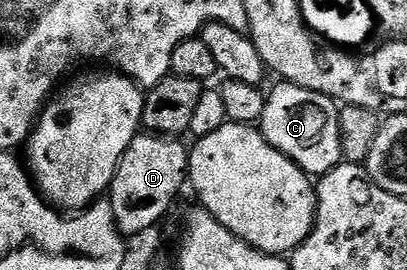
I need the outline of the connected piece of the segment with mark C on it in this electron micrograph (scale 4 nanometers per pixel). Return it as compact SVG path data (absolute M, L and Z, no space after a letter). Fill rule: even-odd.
M284 80L268 91L263 116L259 123L261 135L281 154L285 154L300 170L310 176L326 174L340 166L341 129L339 128L339 106L326 94L296 86Z

